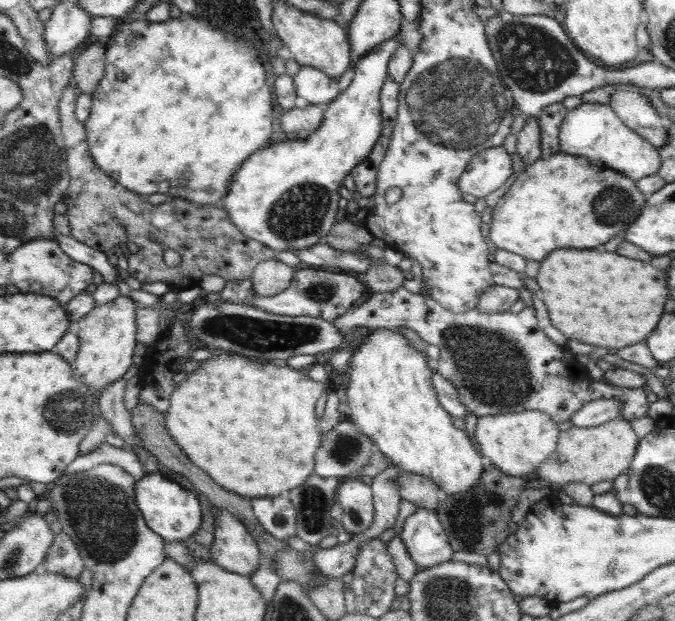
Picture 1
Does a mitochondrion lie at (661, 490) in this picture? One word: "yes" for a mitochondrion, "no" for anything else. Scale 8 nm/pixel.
yes

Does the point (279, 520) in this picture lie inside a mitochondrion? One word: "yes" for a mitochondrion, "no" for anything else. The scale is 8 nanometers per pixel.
yes

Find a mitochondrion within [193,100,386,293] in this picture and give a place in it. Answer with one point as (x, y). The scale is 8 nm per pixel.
(300, 212)

